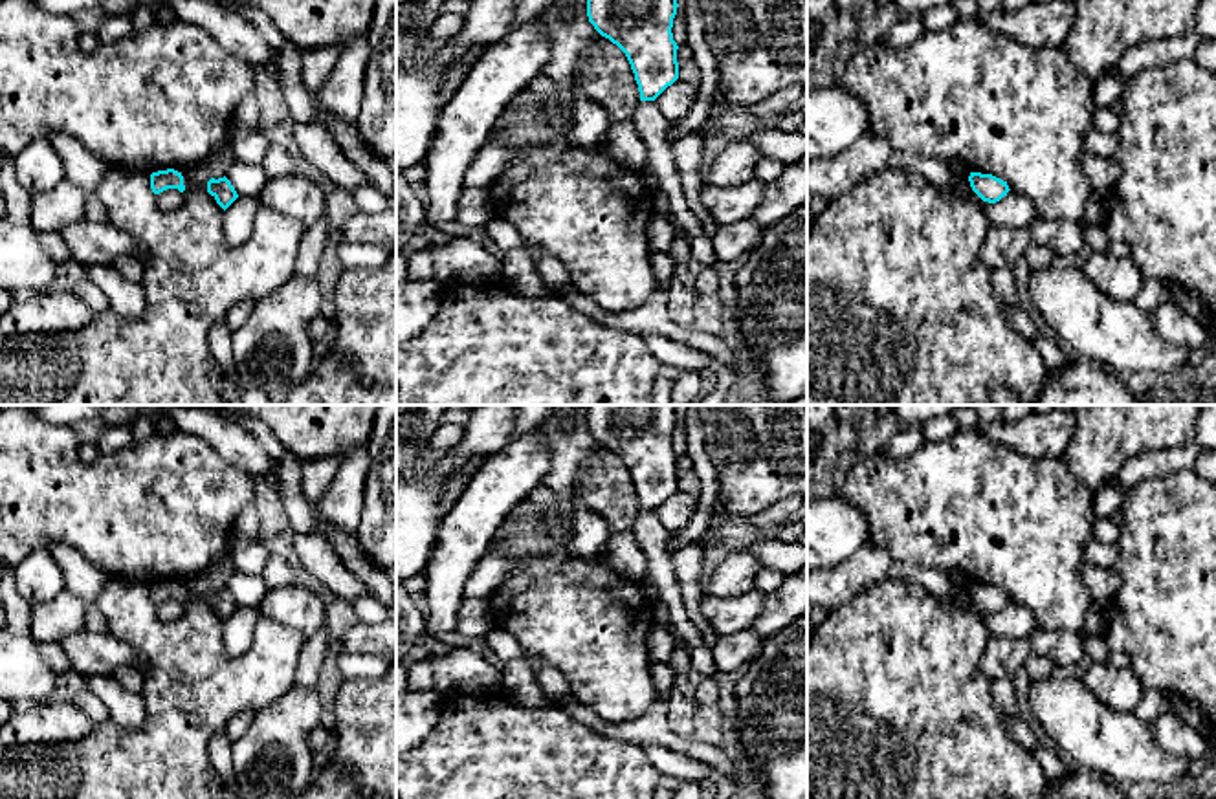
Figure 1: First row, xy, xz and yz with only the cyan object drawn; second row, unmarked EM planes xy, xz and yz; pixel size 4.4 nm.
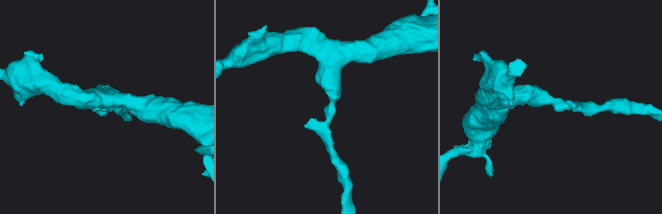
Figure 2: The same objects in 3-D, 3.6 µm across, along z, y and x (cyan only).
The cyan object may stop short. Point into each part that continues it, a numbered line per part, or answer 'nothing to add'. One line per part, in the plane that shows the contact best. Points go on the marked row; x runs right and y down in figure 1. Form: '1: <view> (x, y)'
nothing to add

